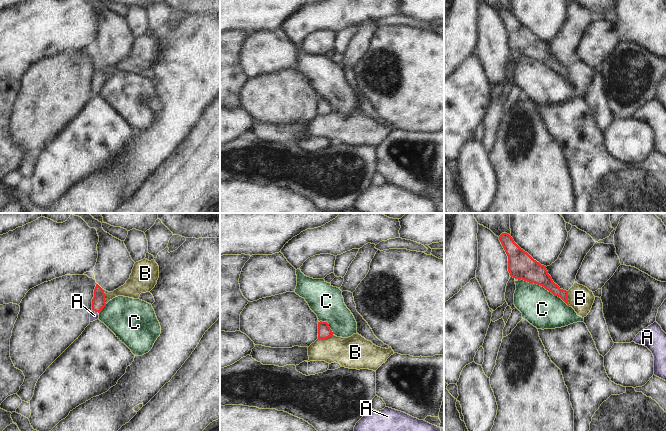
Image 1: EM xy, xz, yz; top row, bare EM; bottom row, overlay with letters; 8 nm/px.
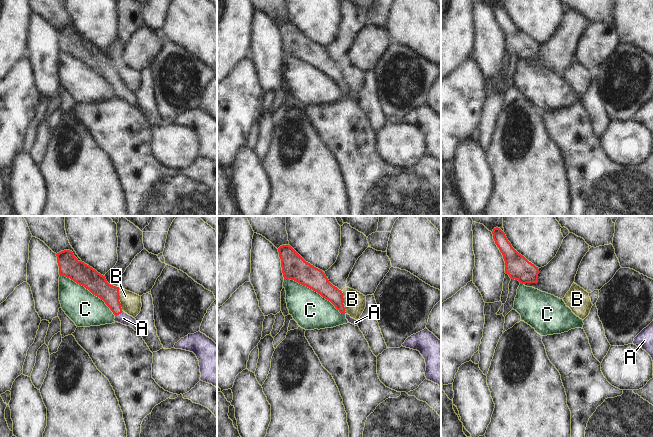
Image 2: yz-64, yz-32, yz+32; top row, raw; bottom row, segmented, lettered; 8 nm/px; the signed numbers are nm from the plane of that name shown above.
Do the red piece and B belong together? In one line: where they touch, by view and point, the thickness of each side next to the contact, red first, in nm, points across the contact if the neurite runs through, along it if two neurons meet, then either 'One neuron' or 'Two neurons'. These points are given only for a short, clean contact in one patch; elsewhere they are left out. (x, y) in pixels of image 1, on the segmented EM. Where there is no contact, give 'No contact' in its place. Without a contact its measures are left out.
Touches red at xy (104, 296). Thickness 110 nm (red) against 150 nm. Boundary: xy (102, 289), (106, 303). Two neurons

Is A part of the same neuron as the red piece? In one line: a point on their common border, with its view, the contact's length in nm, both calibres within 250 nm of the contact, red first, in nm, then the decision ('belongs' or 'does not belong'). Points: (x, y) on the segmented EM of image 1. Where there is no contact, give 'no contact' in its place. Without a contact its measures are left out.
meets red in xy at (95, 311); contact 70 nm long; 110 nm thick on the red side, 70 nm on the other; belongs

